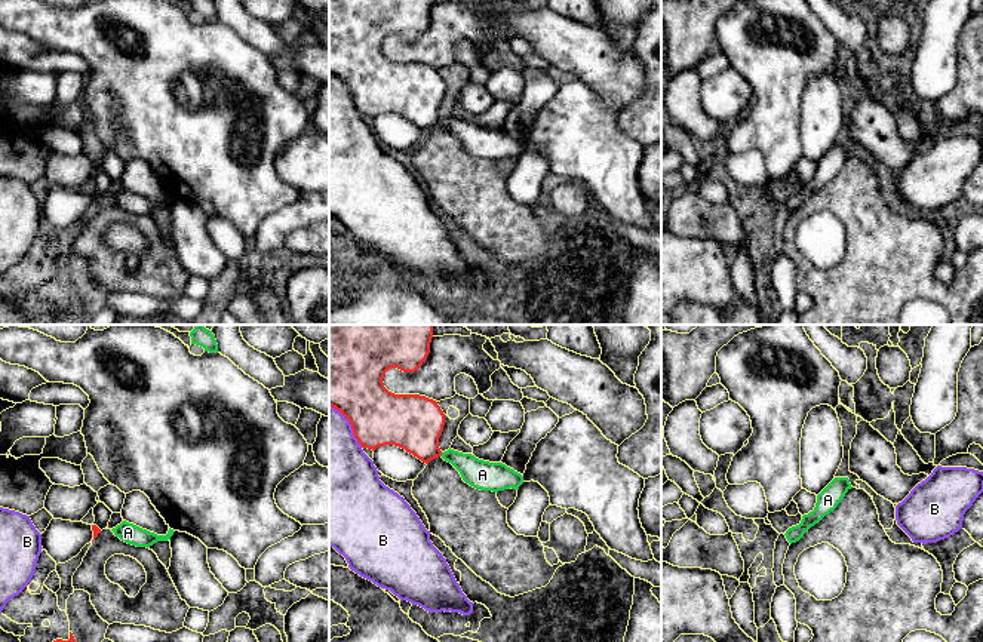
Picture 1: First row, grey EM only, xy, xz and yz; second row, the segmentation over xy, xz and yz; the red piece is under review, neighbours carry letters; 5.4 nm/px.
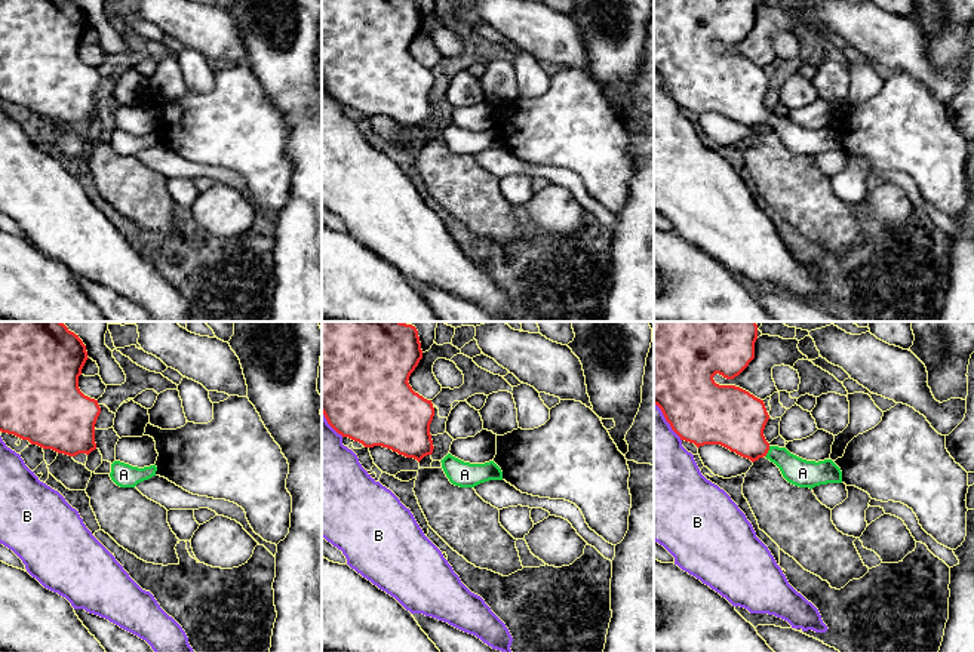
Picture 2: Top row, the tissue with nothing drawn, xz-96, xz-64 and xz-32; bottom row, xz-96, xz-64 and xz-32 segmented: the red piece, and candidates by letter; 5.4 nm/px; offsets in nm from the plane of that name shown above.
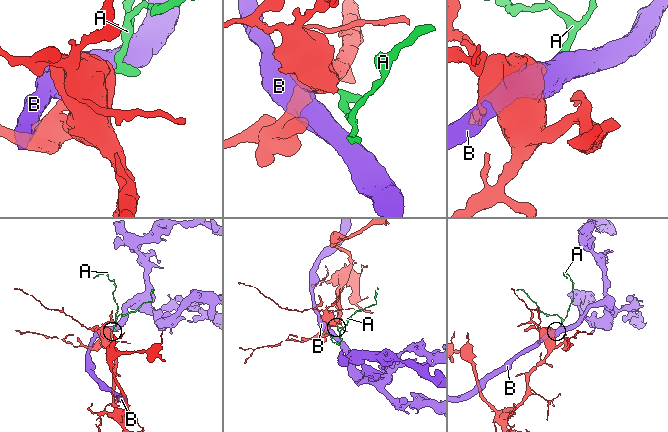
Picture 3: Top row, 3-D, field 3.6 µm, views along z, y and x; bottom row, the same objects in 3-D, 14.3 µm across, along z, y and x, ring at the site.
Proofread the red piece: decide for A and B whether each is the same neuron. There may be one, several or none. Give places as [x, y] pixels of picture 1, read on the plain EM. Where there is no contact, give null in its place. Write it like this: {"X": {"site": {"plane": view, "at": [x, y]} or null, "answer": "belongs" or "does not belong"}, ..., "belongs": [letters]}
{"A": {"site": {"plane": "xz", "at": [441, 122]}, "answer": "belongs"}, "B": {"site": {"plane": "xz", "at": [350, 91]}, "answer": "does not belong"}, "belongs": ["A"]}

